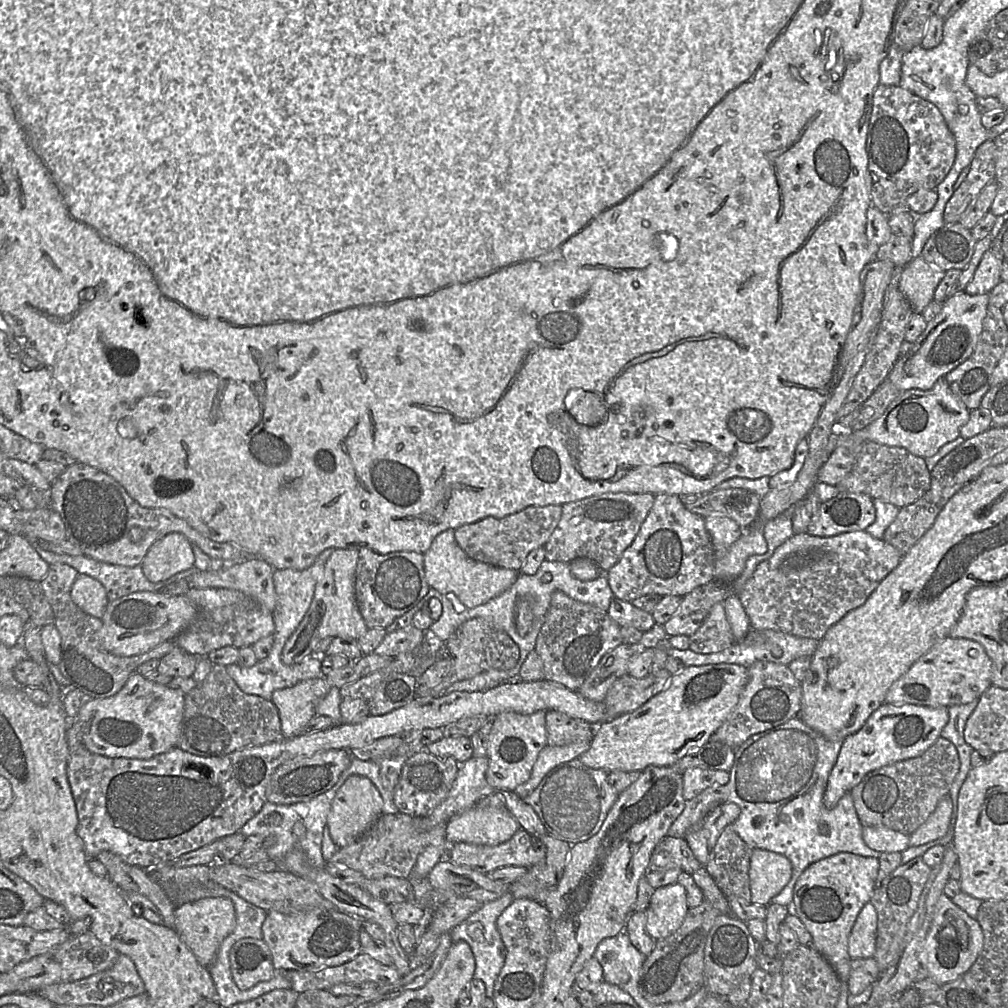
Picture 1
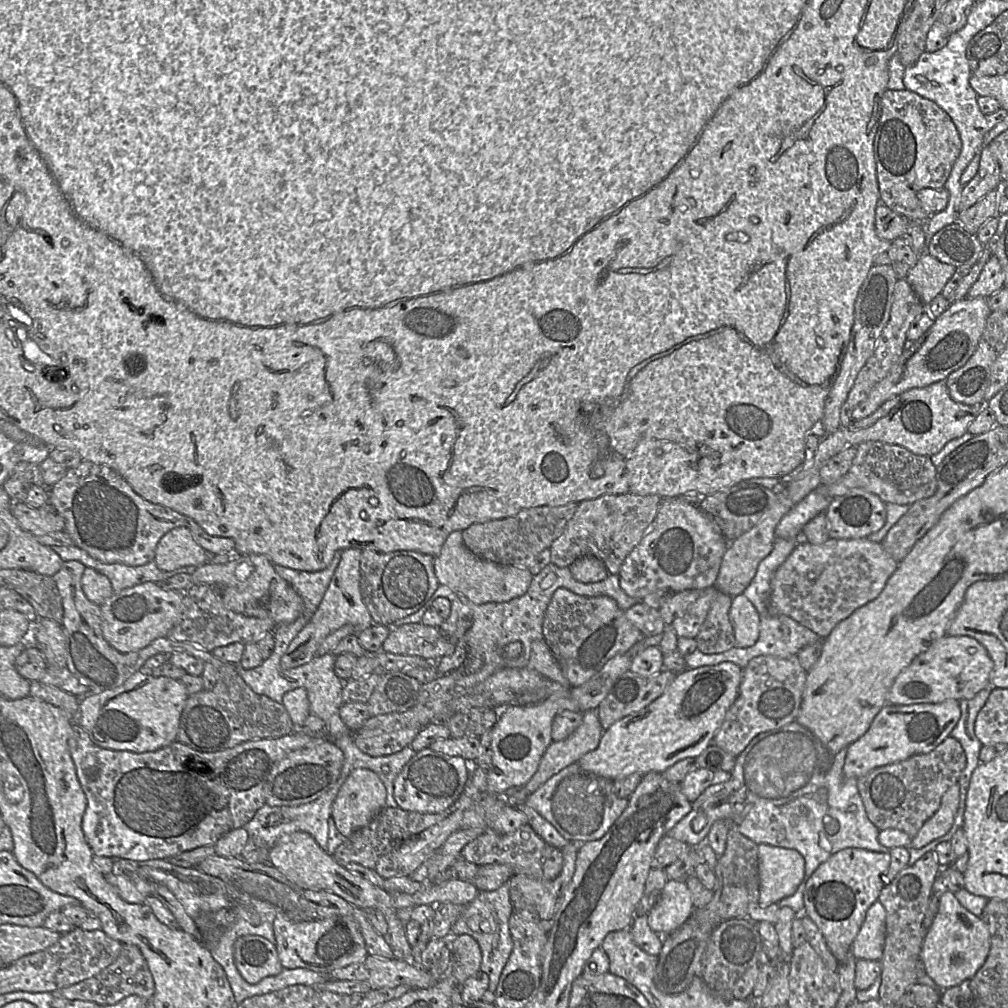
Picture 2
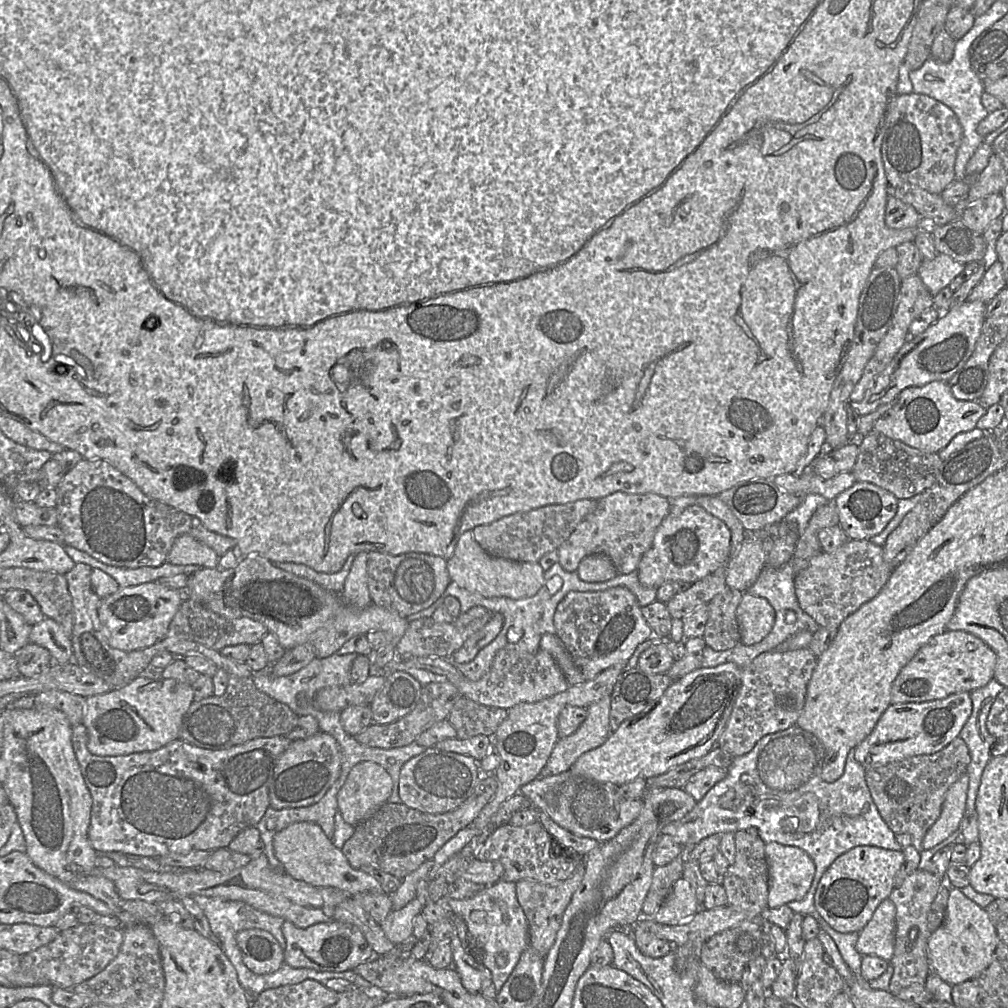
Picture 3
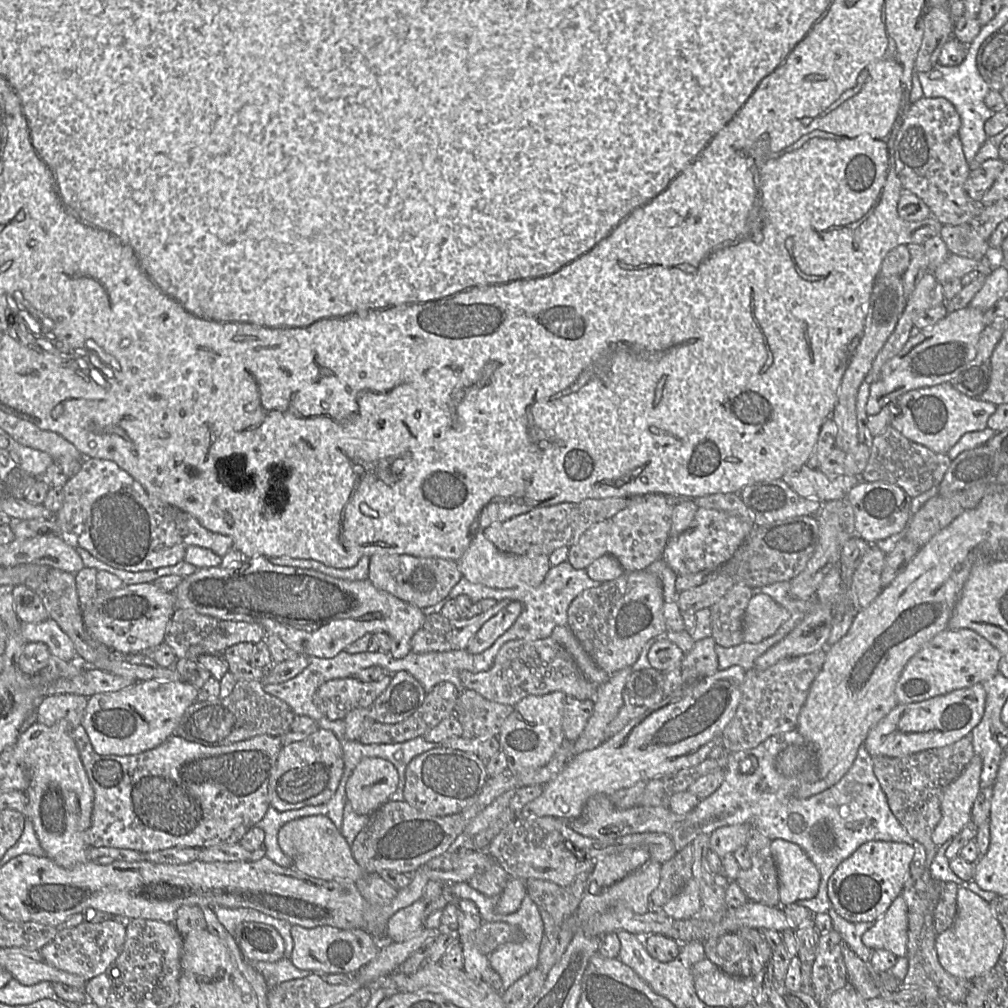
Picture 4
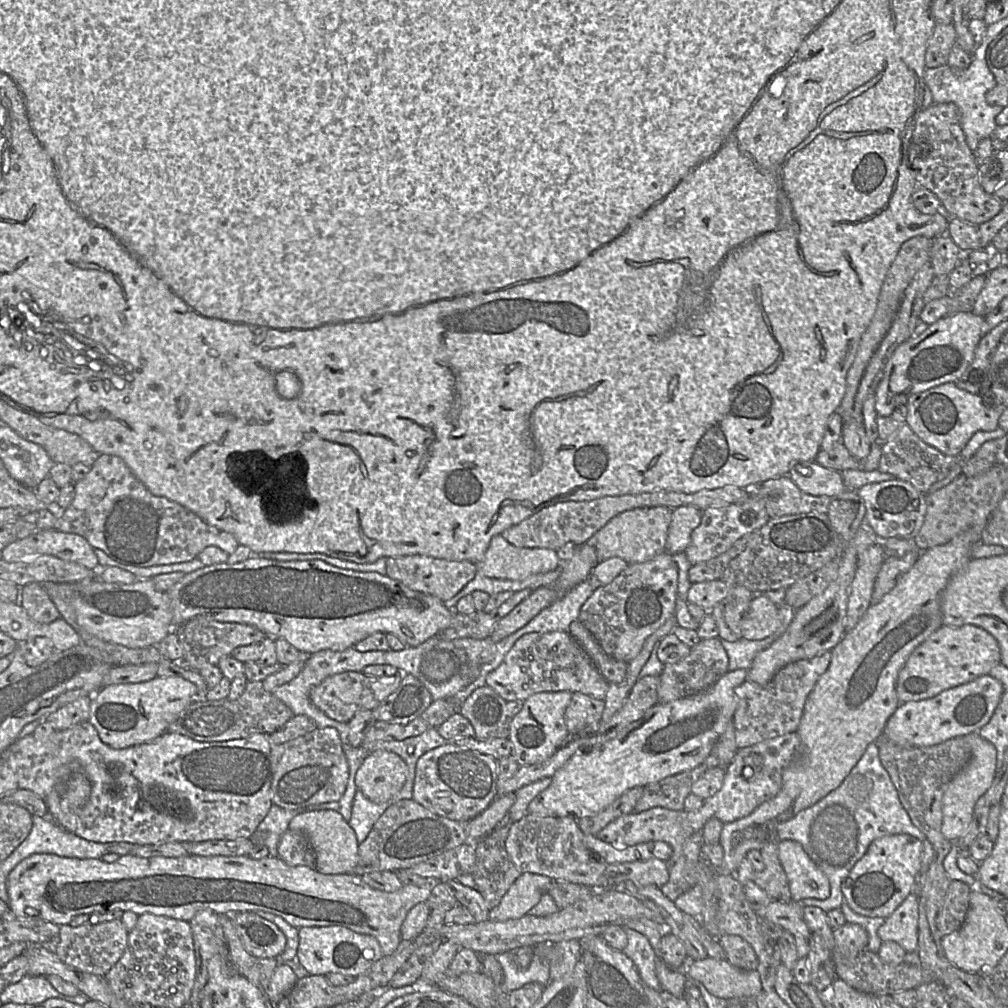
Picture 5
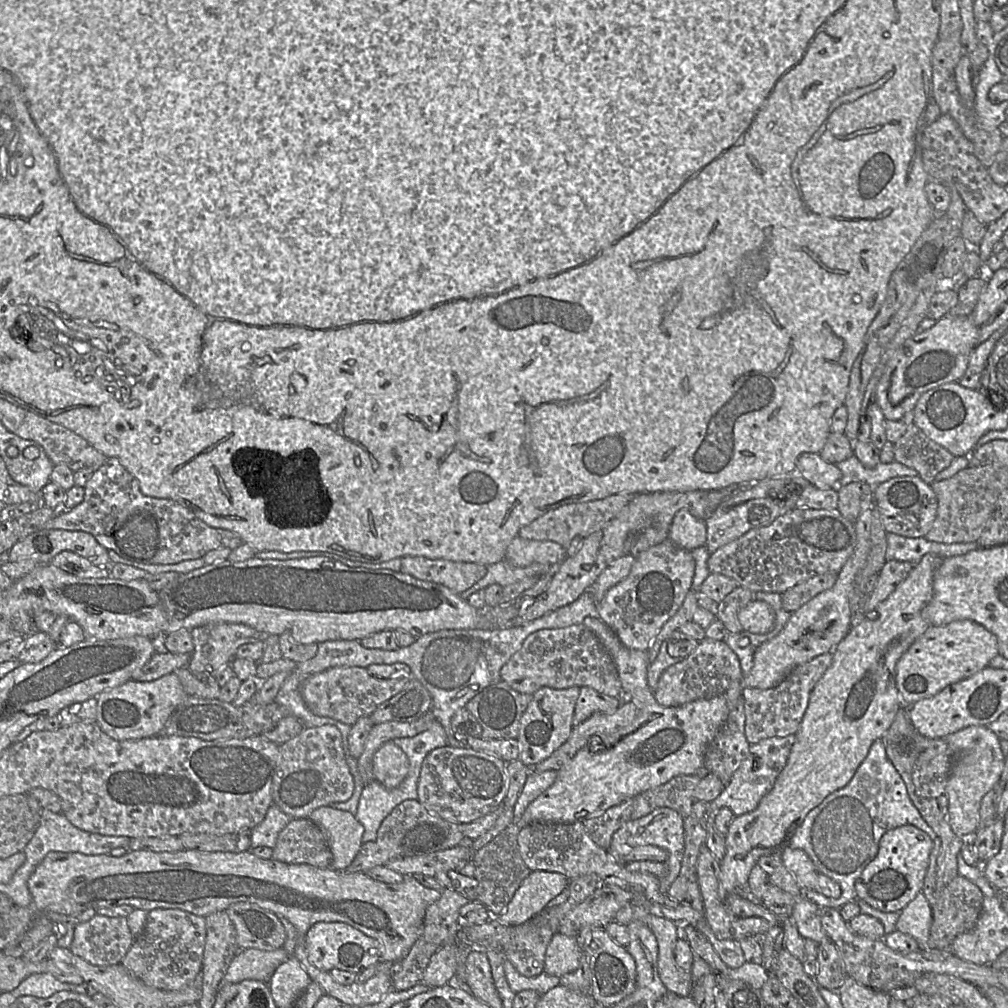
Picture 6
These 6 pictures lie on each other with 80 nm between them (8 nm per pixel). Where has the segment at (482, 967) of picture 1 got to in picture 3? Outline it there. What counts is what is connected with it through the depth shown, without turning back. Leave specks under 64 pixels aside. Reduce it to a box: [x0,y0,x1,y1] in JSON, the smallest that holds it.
[445,879,530,992]

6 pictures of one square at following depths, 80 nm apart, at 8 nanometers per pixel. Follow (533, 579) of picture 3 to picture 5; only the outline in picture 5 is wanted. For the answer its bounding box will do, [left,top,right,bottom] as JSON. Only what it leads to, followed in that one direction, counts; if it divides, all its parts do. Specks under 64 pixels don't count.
[476,535,560,581]

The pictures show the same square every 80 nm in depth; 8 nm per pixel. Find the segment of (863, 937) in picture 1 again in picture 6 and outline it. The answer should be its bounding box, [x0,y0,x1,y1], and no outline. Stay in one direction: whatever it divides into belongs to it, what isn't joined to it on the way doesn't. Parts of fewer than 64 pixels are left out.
[895,892,932,947]

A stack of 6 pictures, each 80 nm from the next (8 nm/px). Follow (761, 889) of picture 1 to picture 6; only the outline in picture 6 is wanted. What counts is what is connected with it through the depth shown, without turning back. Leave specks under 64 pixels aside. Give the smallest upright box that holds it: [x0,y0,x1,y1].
[780,846,841,898]

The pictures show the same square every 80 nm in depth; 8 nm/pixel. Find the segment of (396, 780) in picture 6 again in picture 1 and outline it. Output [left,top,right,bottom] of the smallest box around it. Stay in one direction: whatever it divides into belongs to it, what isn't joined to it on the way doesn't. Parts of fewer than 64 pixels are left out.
[326,775,383,848]

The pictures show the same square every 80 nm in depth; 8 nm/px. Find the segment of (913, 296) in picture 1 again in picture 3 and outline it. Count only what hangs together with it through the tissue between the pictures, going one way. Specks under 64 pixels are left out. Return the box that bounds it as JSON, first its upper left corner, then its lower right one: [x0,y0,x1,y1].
[917,254,965,296]

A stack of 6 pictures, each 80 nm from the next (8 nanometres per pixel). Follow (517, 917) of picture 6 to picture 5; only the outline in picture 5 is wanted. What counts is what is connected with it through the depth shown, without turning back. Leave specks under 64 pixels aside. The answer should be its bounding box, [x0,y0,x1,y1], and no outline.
[489,874,553,921]

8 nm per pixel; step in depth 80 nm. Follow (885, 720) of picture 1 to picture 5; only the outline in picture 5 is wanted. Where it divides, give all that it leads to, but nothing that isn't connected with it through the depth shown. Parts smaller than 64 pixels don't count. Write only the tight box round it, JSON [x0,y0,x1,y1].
[883,674,1003,747]

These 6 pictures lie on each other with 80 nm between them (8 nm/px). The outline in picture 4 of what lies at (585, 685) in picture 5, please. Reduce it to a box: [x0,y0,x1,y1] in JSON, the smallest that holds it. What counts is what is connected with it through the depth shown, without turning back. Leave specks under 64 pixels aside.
[460,637,600,706]

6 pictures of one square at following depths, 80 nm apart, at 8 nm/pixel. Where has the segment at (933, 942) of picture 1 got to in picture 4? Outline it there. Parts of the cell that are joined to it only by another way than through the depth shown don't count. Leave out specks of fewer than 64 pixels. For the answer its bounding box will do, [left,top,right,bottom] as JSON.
[935,886,1004,981]

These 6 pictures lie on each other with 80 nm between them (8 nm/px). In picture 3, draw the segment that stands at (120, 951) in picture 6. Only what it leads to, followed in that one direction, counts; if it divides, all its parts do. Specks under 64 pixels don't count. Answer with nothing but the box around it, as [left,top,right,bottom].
[14,924,124,988]

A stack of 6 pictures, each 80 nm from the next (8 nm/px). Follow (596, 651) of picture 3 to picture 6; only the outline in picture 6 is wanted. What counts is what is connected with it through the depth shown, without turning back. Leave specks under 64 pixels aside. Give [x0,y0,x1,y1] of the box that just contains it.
[596,540,694,650]

